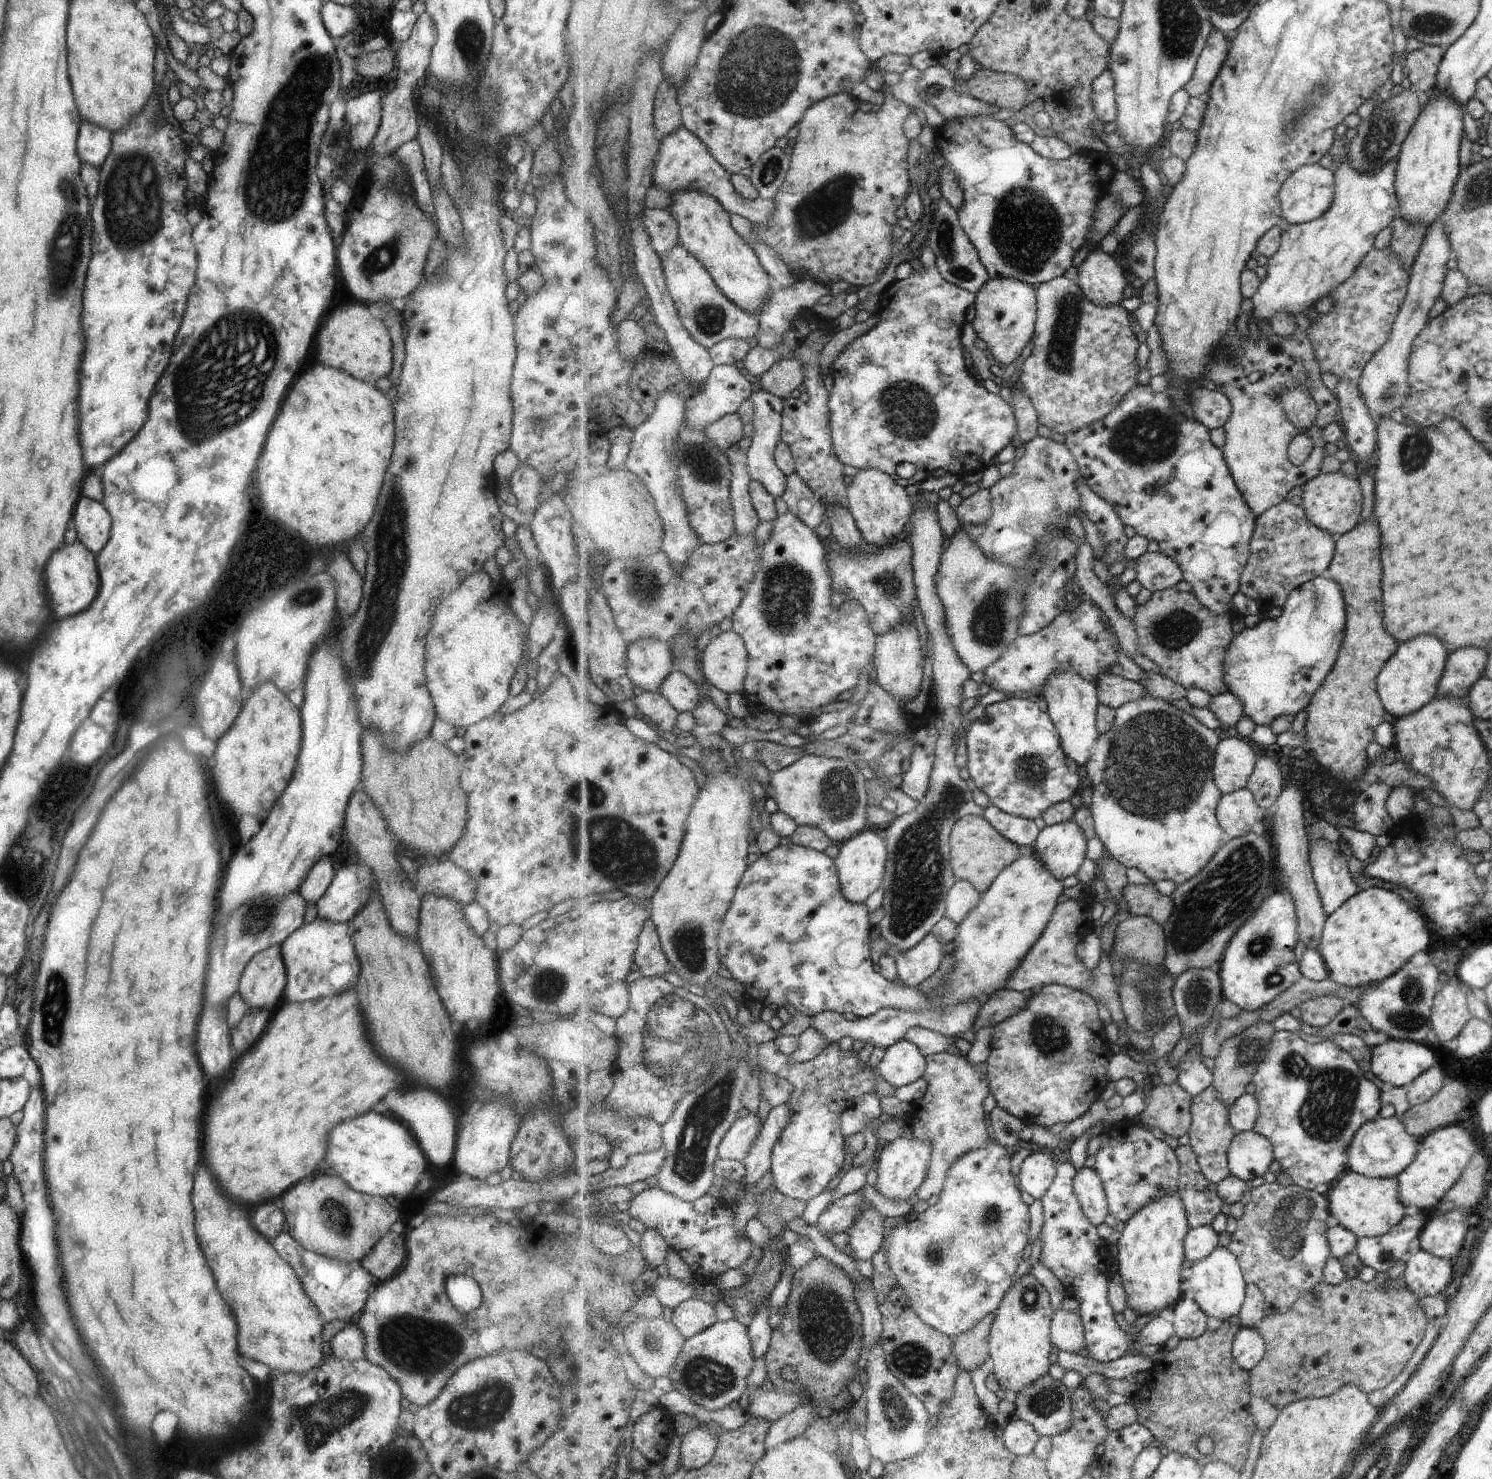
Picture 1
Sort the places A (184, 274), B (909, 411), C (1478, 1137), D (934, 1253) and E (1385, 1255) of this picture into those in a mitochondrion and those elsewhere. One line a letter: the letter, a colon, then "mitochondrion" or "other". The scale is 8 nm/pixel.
A: other
B: mitochondrion
C: other
D: mitochondrion
E: mitochondrion

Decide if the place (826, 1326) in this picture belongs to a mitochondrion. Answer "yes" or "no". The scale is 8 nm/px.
yes

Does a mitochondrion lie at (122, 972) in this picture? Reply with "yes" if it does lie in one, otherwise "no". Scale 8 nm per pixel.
no

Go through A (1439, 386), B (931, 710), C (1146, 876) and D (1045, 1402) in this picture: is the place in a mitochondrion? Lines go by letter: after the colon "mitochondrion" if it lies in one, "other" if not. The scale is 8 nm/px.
A: other
B: other
C: other
D: mitochondrion

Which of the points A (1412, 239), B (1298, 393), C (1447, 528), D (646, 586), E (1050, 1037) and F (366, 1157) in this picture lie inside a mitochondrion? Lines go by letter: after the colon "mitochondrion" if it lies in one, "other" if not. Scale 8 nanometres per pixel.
A: other
B: other
C: other
D: mitochondrion
E: mitochondrion
F: other

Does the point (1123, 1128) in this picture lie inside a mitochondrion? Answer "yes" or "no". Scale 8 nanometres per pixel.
no

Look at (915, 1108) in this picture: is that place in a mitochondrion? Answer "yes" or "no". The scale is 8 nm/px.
no

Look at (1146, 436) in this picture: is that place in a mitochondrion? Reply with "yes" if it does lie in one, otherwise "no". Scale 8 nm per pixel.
yes

